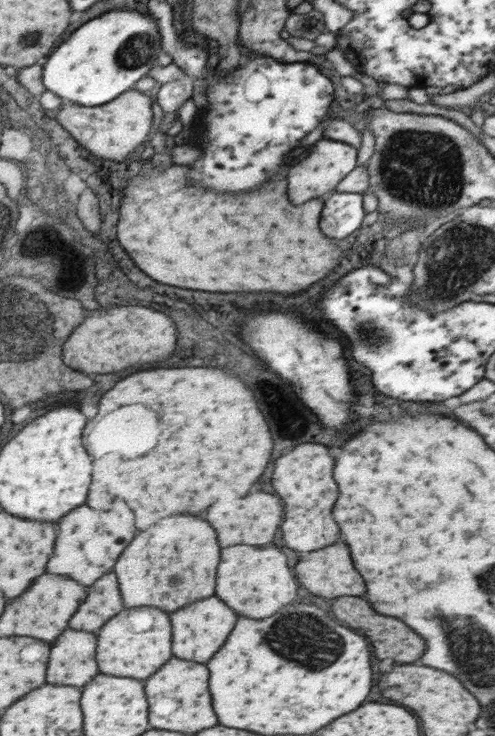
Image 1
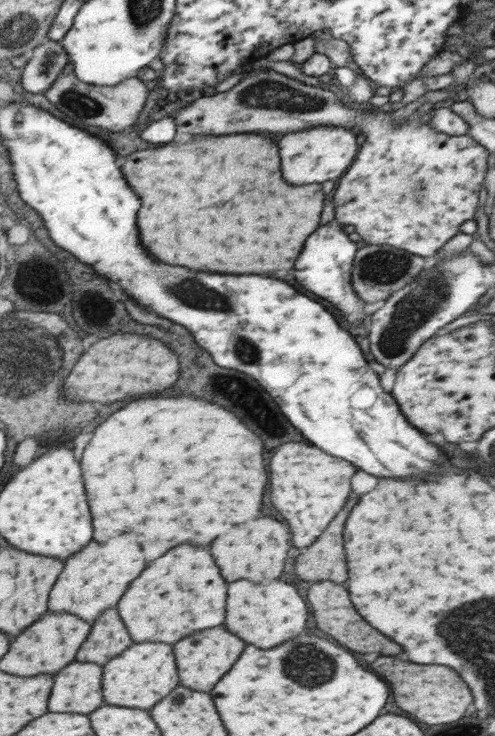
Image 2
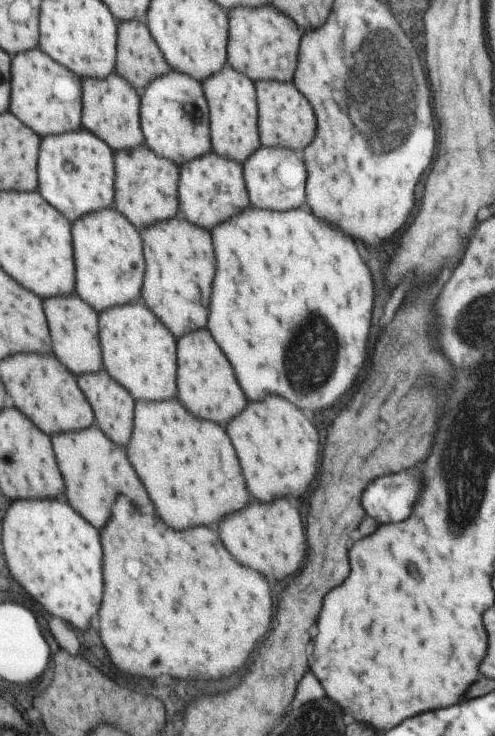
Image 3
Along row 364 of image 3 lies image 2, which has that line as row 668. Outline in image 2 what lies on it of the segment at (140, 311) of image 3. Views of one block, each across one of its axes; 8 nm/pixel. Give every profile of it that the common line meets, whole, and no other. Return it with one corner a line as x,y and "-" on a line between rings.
134,642
124,653
112,657
103,666
101,687
104,704
141,707
150,711
179,685
180,672
176,672
176,663
172,646
158,642

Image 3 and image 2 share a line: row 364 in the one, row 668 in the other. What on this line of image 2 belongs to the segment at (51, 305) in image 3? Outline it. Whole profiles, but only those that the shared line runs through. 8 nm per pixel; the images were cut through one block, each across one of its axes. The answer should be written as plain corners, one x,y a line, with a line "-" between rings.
72,662
53,675
48,712
75,712
89,715
104,704
101,687
103,667
99,664

